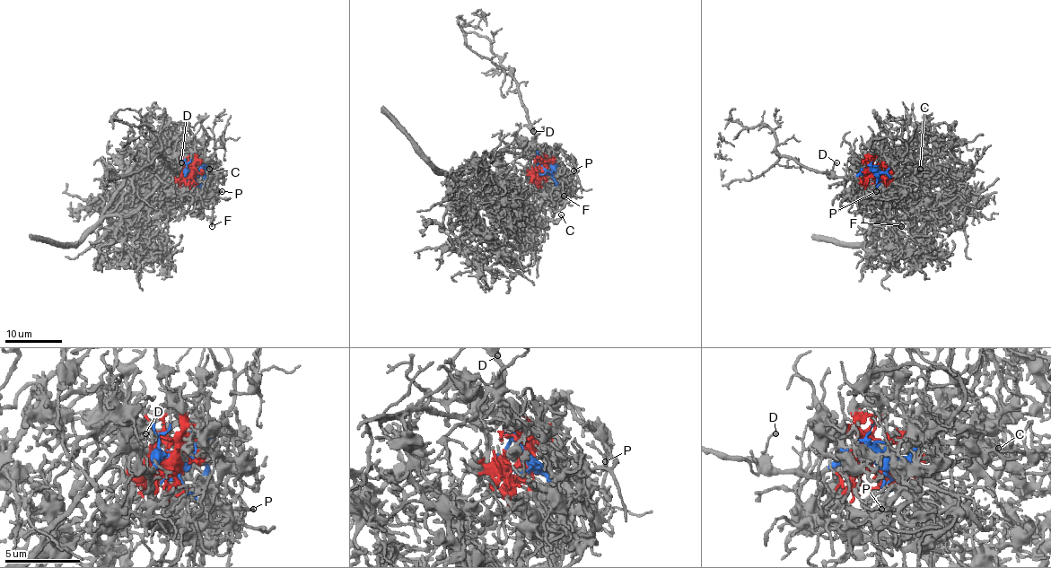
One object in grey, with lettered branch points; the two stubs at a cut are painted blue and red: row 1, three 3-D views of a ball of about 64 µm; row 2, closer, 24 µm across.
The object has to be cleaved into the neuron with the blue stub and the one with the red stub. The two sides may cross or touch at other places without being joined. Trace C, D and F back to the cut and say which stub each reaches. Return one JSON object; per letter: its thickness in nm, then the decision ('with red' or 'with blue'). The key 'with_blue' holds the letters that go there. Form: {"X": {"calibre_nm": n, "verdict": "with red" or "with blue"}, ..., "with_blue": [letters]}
{"C": {"calibre_nm": 170, "verdict": "with red"}, "D": {"calibre_nm": 160, "verdict": "with blue"}, "F": {"calibre_nm": 110, "verdict": "with red"}, "with_blue": ["D"]}

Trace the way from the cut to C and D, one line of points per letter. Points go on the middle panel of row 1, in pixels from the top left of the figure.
C: (544, 170), (539, 173), (539, 185), (547, 193), (554, 219), (557, 220), (561, 214)
D: (544, 170), (535, 148), (533, 131)

